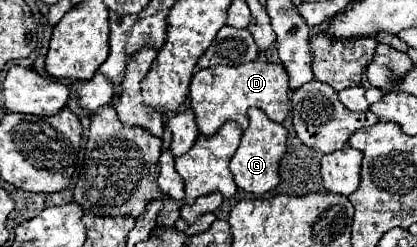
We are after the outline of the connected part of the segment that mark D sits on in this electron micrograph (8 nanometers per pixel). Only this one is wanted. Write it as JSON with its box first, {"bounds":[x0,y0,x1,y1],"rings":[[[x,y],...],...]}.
{"bounds":[189,61,289,137],"rings":[[[251,61],[237,67],[215,65],[209,69],[201,69],[193,75],[189,85],[191,109],[195,113],[195,123],[199,133],[211,137],[219,127],[229,121],[235,121],[243,131],[247,129],[247,109],[257,107],[267,113],[267,117],[275,123],[283,123],[289,113],[289,77],[283,65]]]}

